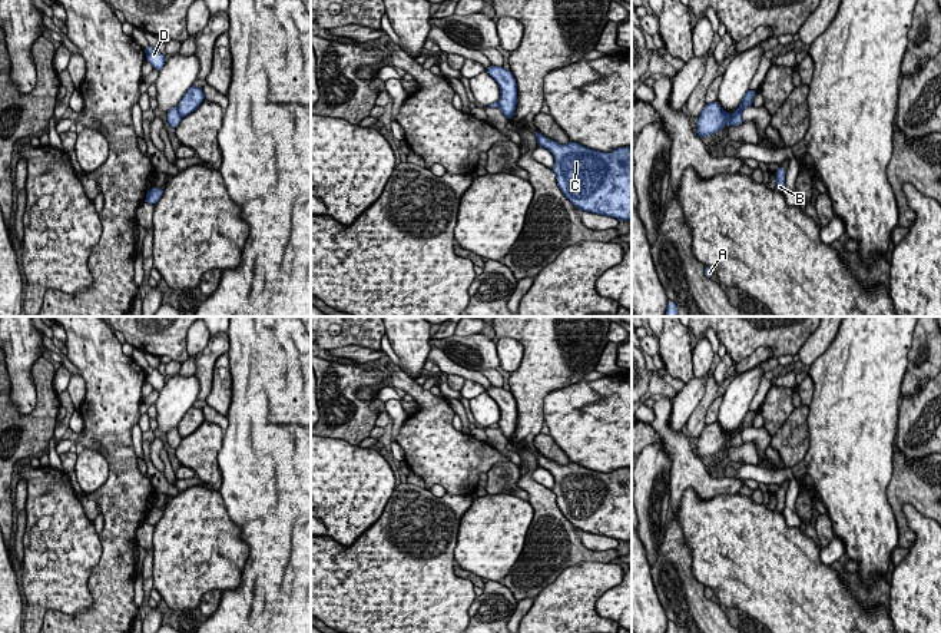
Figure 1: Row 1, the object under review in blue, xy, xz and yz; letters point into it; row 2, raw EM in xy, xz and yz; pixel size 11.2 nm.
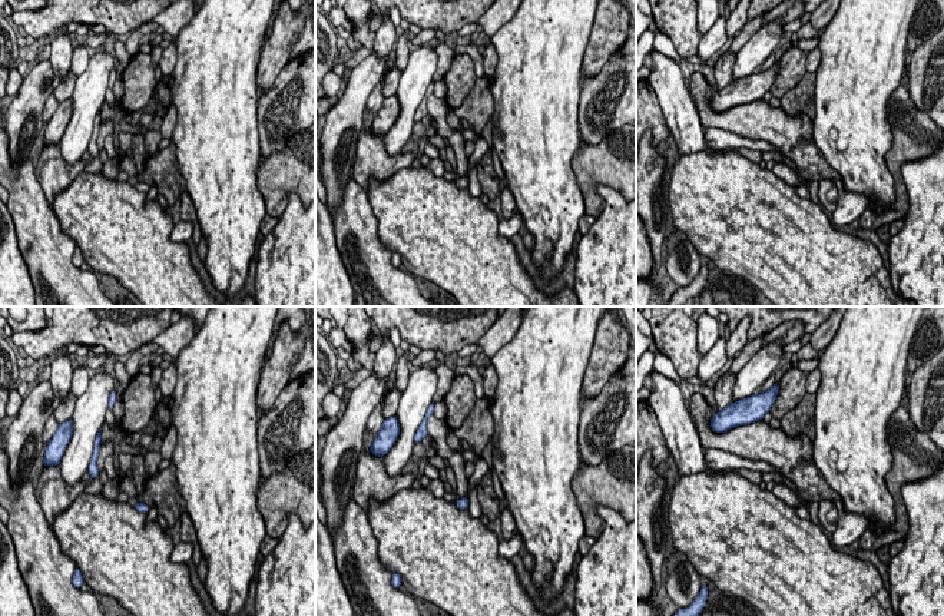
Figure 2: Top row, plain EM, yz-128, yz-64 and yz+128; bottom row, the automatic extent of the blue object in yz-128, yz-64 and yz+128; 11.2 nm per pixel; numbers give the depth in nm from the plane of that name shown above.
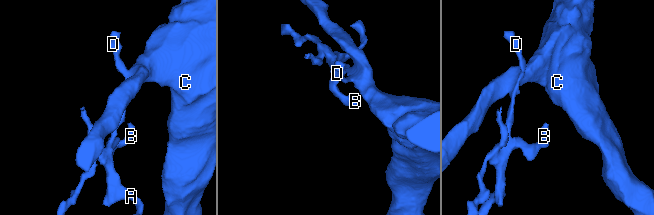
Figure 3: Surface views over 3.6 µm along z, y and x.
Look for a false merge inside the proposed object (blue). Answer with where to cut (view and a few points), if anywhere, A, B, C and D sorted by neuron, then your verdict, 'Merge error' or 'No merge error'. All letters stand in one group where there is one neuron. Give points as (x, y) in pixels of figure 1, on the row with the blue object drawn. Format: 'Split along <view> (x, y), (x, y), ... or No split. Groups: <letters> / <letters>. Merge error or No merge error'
Split along yz (741, 109), (728, 123). Groups: A B D / C. Merge error

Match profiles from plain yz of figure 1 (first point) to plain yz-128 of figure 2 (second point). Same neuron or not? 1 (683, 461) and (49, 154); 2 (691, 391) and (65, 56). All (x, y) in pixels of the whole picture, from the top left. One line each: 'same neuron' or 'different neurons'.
1: same neuron
2: different neurons

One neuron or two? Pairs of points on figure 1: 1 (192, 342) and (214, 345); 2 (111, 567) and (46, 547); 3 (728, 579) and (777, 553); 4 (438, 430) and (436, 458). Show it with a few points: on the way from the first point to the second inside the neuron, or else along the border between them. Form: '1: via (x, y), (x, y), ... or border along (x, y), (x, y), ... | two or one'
1: border along (211, 337), (195, 355) | two
2: border along (99, 533), (100, 559), (88, 580), (90, 596) | two
3: via (739, 567), (744, 563), (765, 563) | one
4: via (436, 437), (436, 451) | one

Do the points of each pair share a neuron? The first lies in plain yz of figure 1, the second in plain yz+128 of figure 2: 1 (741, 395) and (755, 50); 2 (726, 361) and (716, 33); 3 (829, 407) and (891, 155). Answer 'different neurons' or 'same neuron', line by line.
1: same neuron
2: different neurons
3: different neurons

